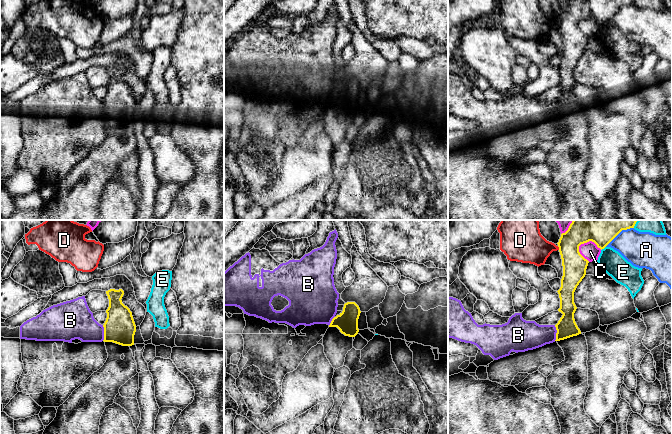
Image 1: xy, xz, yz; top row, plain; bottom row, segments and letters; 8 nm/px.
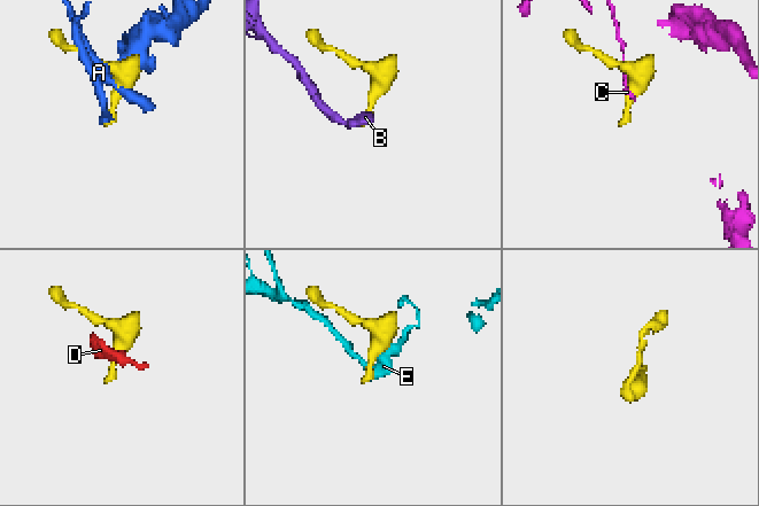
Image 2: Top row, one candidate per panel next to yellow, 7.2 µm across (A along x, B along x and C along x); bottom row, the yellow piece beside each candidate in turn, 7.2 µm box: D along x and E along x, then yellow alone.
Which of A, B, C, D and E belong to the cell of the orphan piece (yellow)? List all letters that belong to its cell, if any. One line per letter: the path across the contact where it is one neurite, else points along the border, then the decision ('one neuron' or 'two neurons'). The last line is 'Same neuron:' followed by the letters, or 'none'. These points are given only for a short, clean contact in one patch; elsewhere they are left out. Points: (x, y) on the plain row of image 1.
A: two neurons
B: along xy (102, 101), (103, 116) | two neurons
C: two neurons
D: along yz (557, 22), (559, 25) | two neurons
E: two neurons
Same neuron: none

